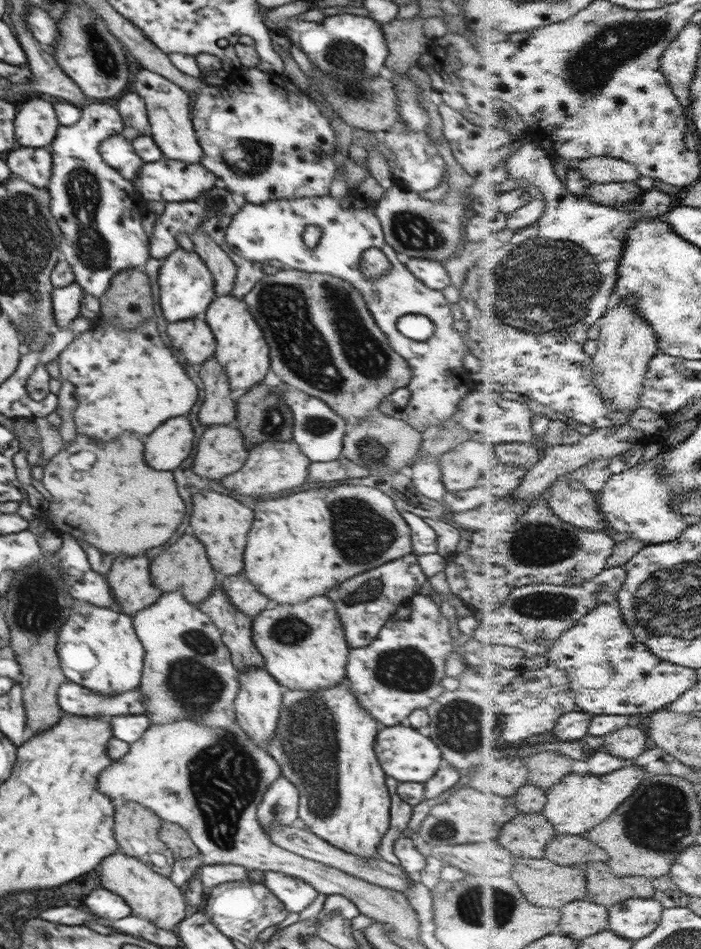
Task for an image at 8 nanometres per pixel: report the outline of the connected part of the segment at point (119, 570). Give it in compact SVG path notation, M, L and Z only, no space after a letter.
M118 556L112 570L104 575L120 612L130 617L154 604L162 594L162 590L152 584L148 558L144 556Z

